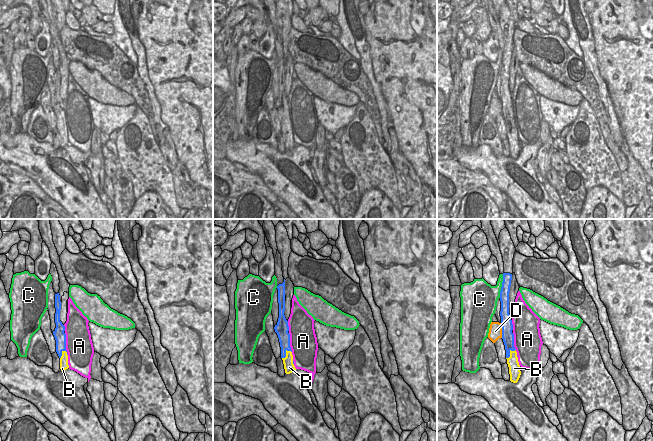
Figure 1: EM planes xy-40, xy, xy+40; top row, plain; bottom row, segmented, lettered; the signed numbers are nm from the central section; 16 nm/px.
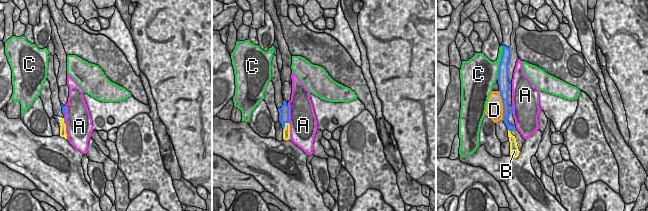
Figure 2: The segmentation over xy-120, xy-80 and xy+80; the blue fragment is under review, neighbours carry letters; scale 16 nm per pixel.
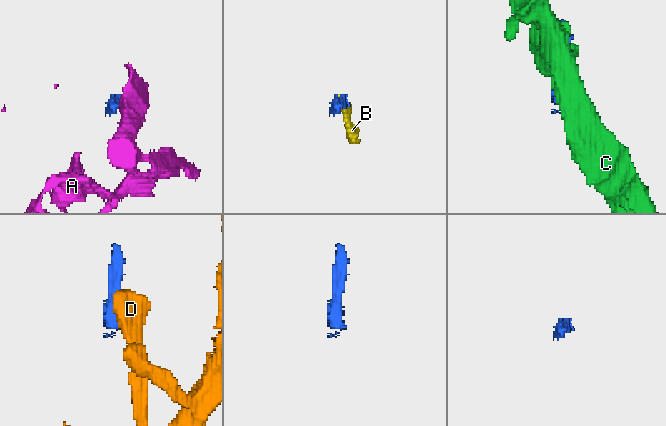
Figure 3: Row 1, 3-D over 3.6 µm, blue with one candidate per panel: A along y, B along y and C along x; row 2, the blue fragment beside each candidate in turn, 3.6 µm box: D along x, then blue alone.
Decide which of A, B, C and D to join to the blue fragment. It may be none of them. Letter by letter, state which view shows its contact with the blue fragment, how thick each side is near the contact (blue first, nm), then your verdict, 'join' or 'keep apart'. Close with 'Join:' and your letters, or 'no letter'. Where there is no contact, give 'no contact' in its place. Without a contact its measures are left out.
A: xy-40 | 190/440 nm | keep apart
B: xy | 190/170 nm | join
C: xy+40 | 160/300 nm | keep apart
D: xy+40 | 190/220 nm | keep apart
Join: B

